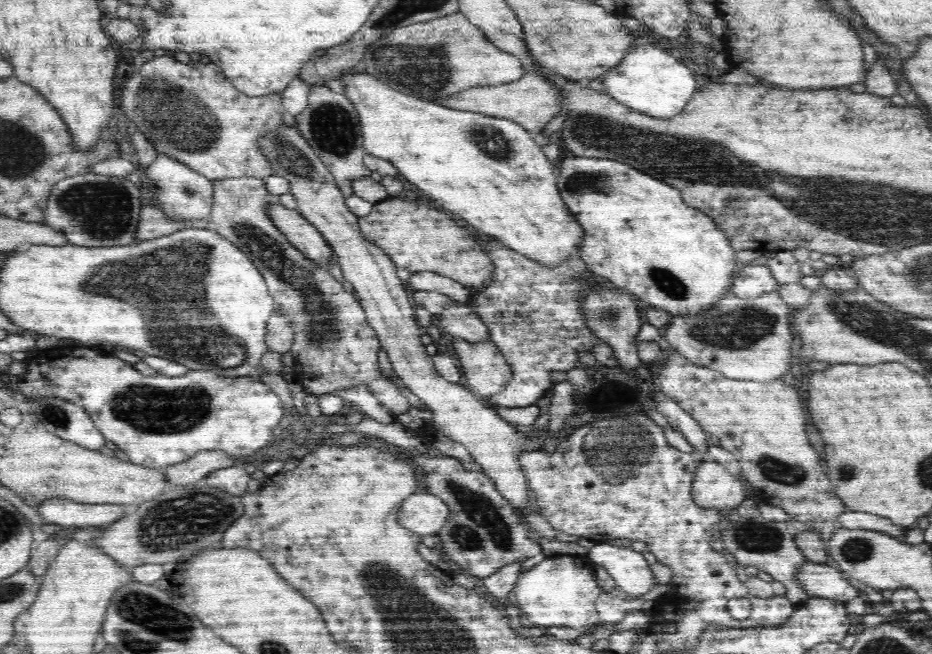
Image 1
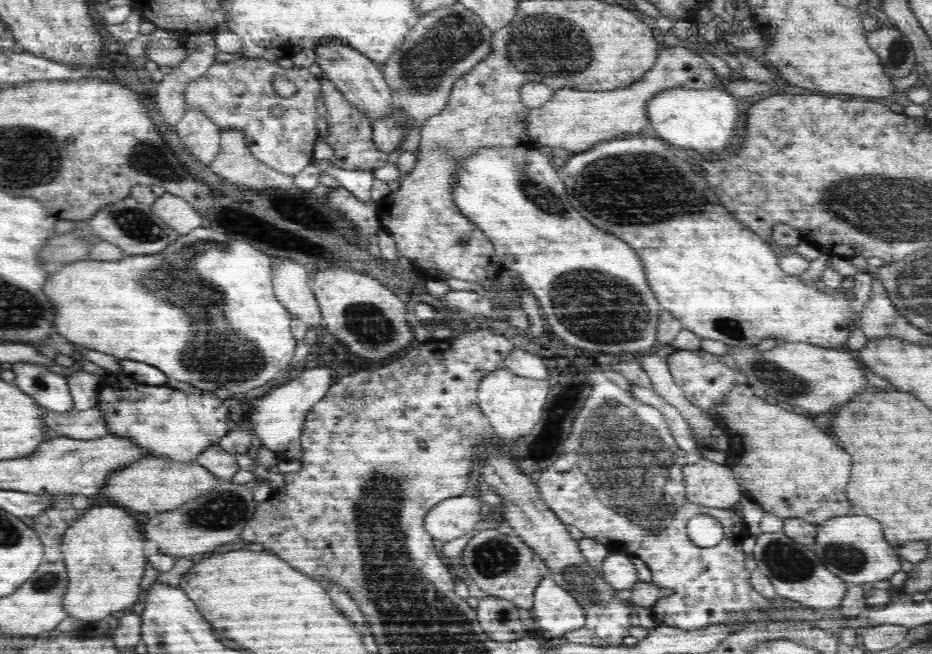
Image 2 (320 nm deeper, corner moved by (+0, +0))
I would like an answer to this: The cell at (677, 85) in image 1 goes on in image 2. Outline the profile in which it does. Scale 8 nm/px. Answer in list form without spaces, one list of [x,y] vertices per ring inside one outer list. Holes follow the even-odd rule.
[[[686,87],[663,91],[650,98],[646,109],[649,122],[658,136],[680,148],[690,148],[700,154],[722,154],[738,136],[740,110],[734,96],[723,89],[694,90]]]

